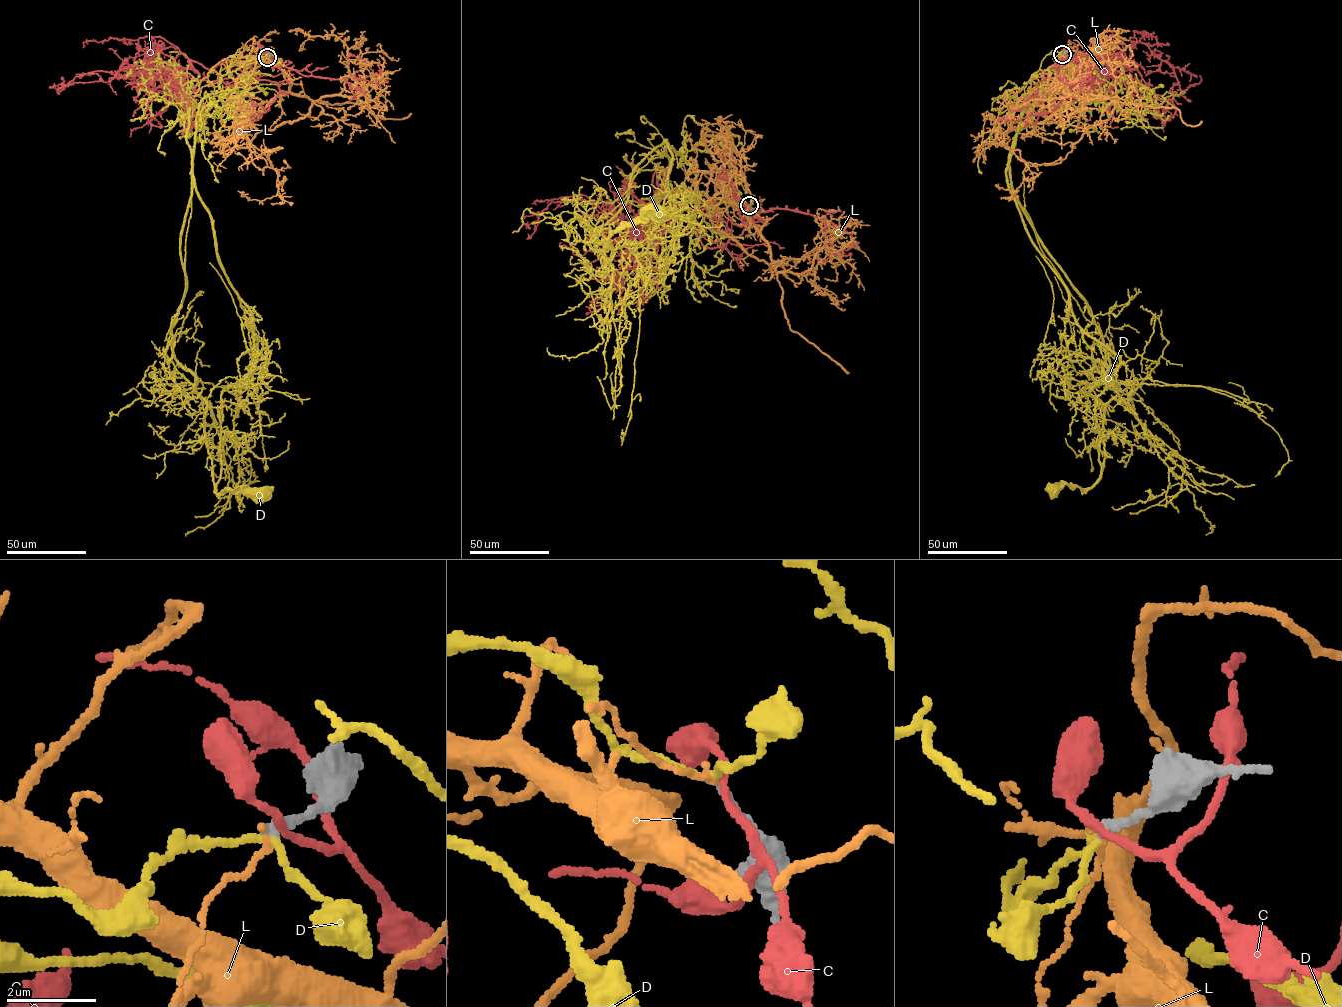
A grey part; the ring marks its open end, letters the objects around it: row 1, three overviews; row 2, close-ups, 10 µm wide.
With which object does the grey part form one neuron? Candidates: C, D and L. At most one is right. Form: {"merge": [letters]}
{"merge": ["D"]}

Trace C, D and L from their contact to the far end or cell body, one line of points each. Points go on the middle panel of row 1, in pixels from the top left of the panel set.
C: (750, 206), (743, 232), (709, 248), (686, 205), (672, 201), (667, 225), (627, 242), (620, 303), (587, 313)
D: (750, 205), (699, 196), (693, 168), (662, 143), (591, 239), (609, 242), (610, 259), (614, 233), (658, 212)
L: (750, 205), (717, 180), (734, 182), (726, 143), (735, 147), (744, 177), (736, 162), (715, 159), (708, 142)

